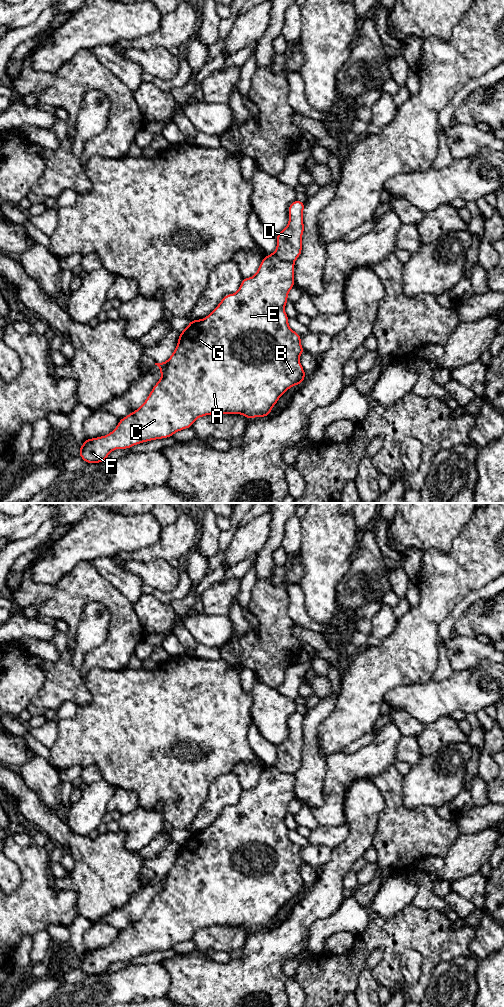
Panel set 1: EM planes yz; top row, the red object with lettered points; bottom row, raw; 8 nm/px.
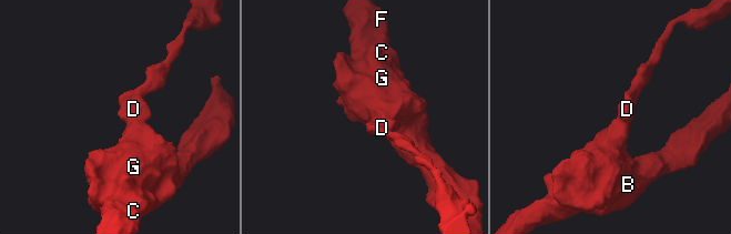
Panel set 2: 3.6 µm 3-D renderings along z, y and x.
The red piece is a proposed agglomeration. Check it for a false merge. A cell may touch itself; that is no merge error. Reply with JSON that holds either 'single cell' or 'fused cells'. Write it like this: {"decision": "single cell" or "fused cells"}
{"decision": "fused cells"}

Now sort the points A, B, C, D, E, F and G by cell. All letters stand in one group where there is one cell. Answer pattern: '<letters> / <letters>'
A B C E F G / D

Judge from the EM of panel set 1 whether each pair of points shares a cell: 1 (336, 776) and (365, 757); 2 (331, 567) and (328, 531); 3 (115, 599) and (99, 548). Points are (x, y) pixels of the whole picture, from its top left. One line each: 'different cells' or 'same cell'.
1: same cell
2: same cell
3: different cells

